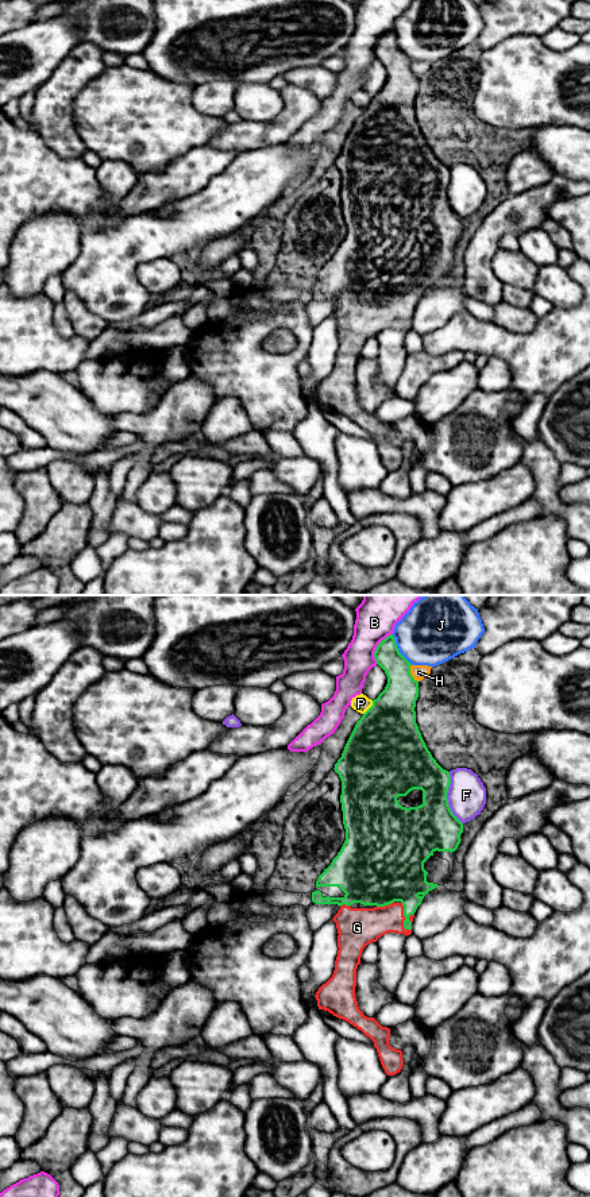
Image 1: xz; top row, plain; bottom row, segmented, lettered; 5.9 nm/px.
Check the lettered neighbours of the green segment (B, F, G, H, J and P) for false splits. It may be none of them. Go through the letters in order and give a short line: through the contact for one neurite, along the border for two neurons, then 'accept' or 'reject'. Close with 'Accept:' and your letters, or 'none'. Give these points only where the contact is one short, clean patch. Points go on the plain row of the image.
B: reject
F: reject
G: accept
H: reject
J: reject
P: reject
Accept: G

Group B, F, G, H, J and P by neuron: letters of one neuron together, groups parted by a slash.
B / F / G / H / J / P

